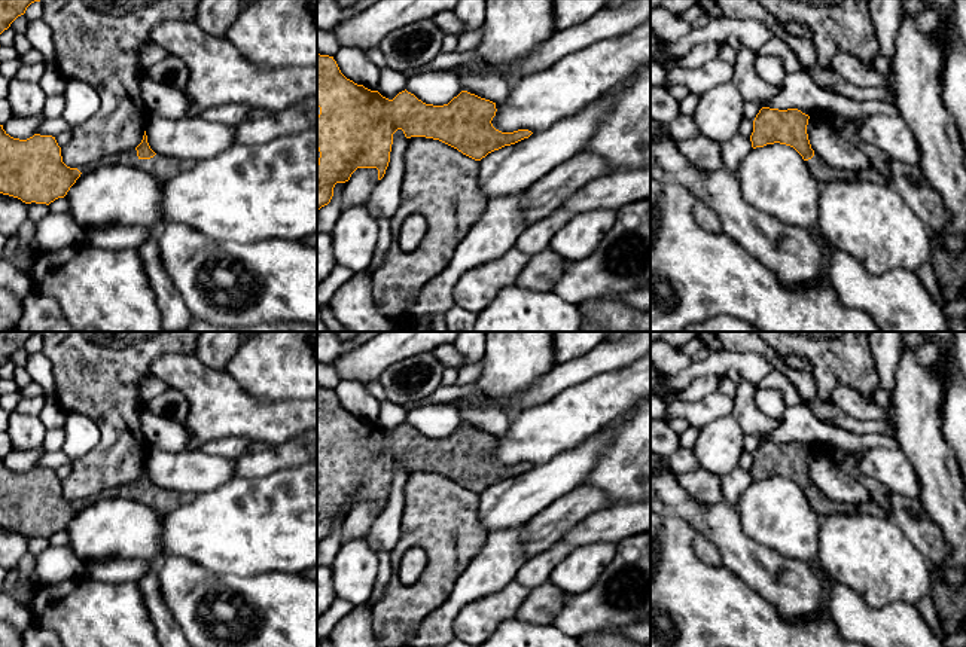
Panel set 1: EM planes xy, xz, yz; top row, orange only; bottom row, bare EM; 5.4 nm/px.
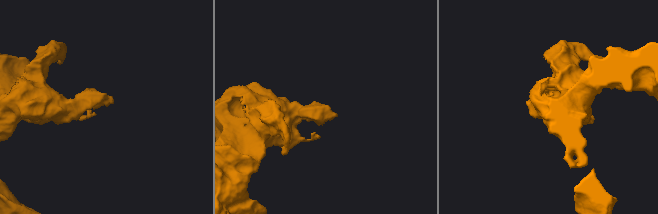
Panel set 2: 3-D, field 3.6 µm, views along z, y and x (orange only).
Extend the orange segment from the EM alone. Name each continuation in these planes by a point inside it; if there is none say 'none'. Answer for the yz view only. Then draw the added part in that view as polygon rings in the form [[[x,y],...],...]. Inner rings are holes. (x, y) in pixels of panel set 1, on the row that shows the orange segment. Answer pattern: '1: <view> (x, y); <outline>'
1: yz (823, 173); [[[816,152],[814,156],[808,161],[805,161],[808,171],[819,183],[829,183],[835,180],[845,180],[845,178],[856,178],[857,173],[847,173],[842,170],[837,170],[826,164]]]

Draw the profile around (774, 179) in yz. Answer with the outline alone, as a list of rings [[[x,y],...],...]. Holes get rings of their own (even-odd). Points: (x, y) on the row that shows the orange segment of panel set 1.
[[[774,143],[752,149],[734,176],[740,183],[743,198],[756,210],[787,225],[810,231],[817,228],[822,183],[811,176],[805,161],[793,147]]]

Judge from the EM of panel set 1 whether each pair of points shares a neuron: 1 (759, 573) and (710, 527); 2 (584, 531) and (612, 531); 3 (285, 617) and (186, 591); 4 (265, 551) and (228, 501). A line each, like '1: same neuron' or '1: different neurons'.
1: same neuron
2: same neuron
3: same neuron
4: same neuron

